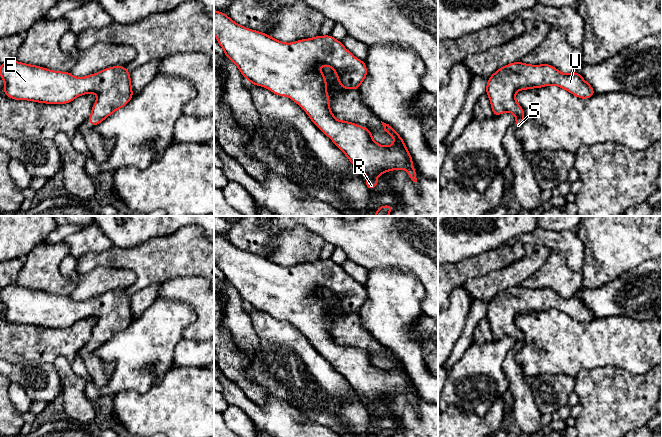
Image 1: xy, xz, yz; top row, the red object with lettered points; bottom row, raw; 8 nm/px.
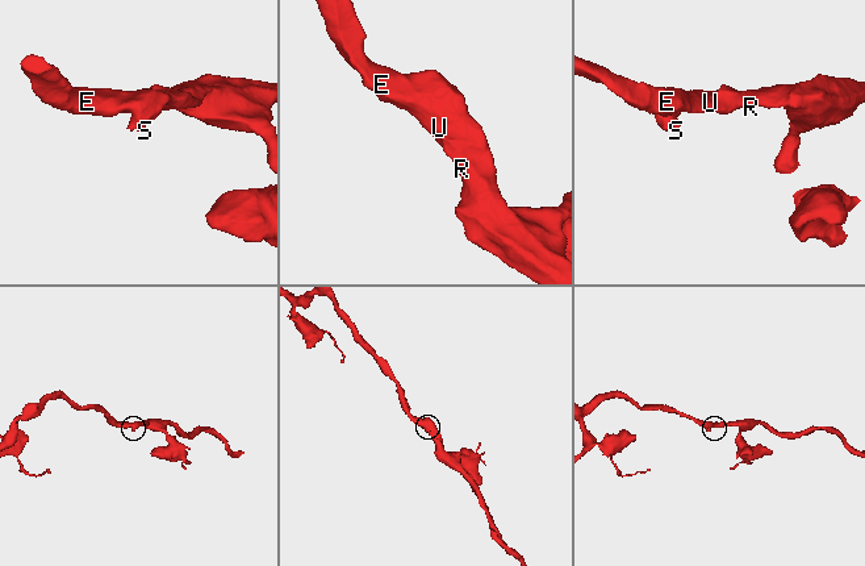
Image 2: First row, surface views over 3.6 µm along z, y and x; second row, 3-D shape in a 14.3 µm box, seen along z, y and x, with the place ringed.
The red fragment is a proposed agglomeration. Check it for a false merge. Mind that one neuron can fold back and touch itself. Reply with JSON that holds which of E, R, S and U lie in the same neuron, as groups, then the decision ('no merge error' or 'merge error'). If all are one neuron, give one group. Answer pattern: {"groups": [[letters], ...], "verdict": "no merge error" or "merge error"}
{"groups": [["E", "R", "S", "U"]], "verdict": "no merge error"}

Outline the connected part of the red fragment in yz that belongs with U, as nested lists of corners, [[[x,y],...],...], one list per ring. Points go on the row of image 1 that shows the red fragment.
[[[520,62],[499,68],[489,77],[486,94],[489,96],[493,115],[508,111],[516,116],[514,125],[519,129],[525,113],[517,103],[517,91],[556,85],[578,98],[588,99],[595,95],[592,86],[576,71],[563,74],[552,65],[530,65]]]

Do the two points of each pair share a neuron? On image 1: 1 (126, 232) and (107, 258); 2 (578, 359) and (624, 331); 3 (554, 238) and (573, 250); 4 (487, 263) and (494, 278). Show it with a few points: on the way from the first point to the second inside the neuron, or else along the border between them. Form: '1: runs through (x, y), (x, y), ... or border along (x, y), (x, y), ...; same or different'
1: border along (113, 245), (119, 247), (138, 246); different
2: runs through (589, 348), (593, 344), (602, 341), (613, 341); same
3: runs through (559, 241), (564, 241), (568, 245); same
4: border along (513, 262), (469, 279); different

